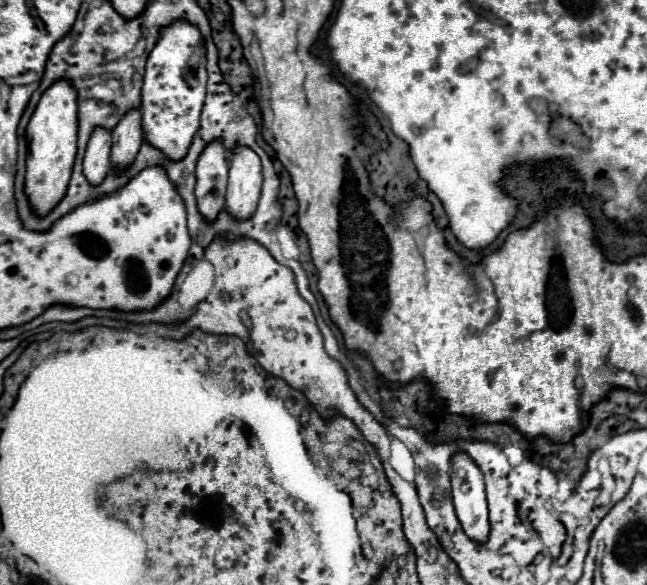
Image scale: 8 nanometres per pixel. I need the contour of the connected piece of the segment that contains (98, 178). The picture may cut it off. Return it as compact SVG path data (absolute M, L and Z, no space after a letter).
M94 128L86 156L84 156L84 174L90 184L100 184L110 170L110 148L112 148L112 136L106 128Z

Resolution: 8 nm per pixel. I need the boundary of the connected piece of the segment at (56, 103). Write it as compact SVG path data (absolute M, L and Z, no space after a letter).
M56 80L42 94L30 122L26 128L30 152L28 152L28 170L26 170L26 196L36 214L48 214L66 194L72 164L76 158L76 140L78 140L78 92L70 80Z

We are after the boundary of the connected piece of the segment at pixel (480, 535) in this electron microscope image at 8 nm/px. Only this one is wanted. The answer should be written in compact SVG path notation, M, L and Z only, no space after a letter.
M468 452L452 456L452 498L456 498L456 516L466 536L474 542L486 542L490 524L484 478Z

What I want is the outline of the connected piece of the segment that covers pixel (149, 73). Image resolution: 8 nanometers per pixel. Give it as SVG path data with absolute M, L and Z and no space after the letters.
M174 20L160 28L160 36L148 54L142 86L142 128L146 142L160 148L168 158L186 156L198 130L200 110L206 96L206 46L196 24Z

